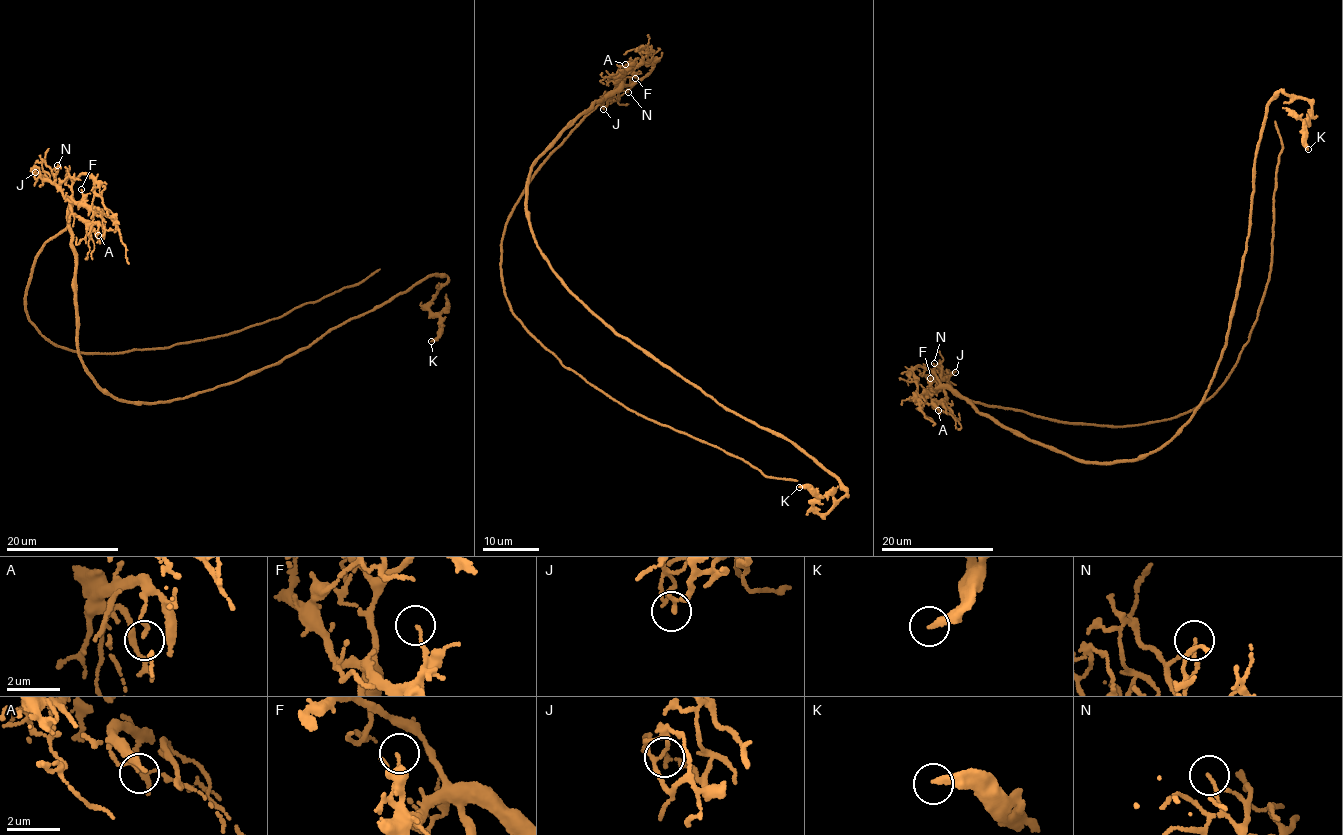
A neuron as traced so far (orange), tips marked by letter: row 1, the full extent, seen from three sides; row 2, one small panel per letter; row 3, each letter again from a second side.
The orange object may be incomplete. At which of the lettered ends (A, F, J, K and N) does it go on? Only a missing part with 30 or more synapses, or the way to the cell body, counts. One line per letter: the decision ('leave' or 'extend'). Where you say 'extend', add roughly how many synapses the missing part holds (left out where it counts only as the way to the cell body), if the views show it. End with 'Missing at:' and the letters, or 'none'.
A: leave
F: leave
J: leave
K: leave
N: leave
Missing at: none

